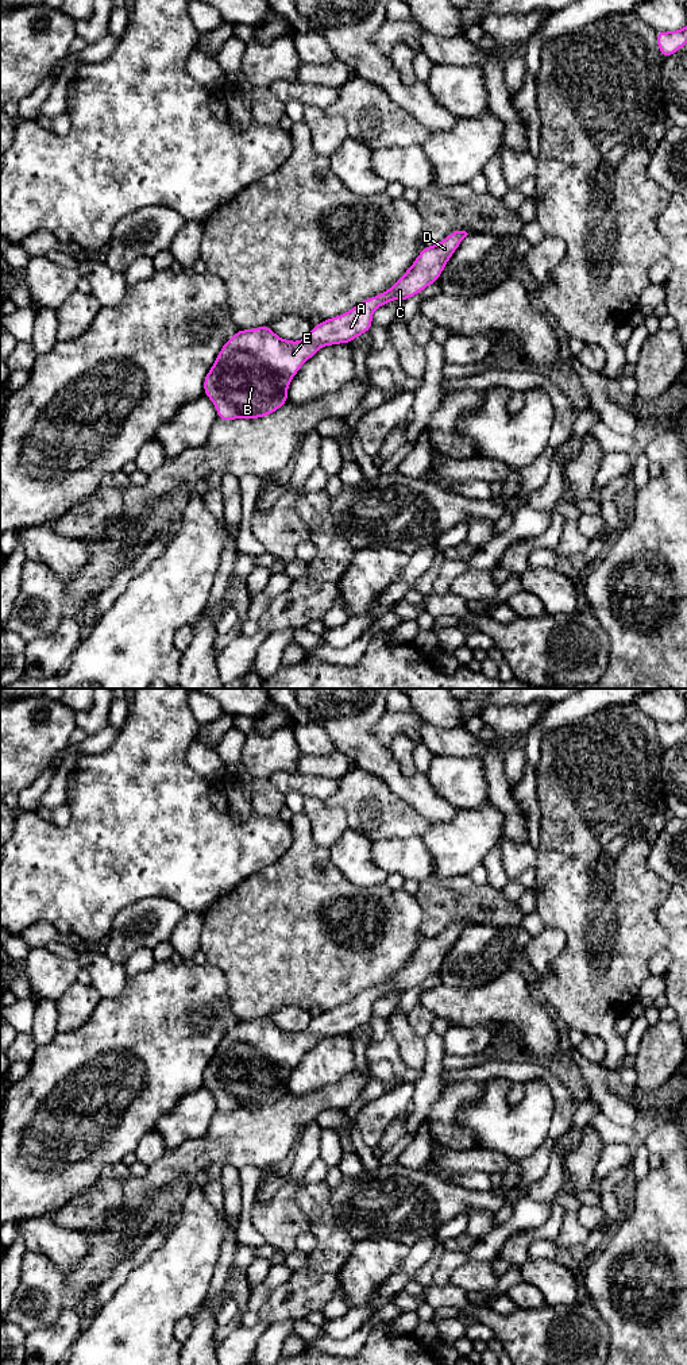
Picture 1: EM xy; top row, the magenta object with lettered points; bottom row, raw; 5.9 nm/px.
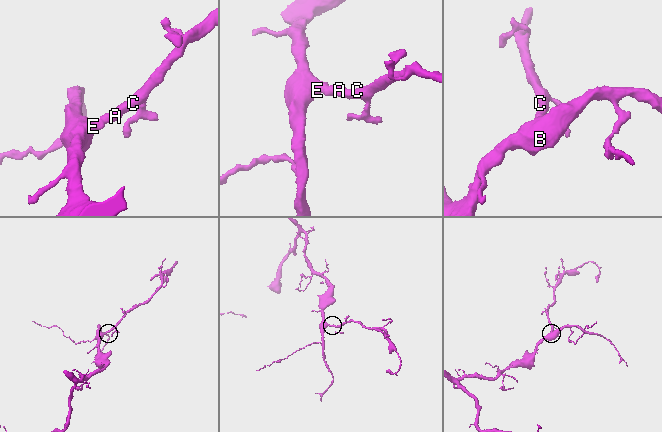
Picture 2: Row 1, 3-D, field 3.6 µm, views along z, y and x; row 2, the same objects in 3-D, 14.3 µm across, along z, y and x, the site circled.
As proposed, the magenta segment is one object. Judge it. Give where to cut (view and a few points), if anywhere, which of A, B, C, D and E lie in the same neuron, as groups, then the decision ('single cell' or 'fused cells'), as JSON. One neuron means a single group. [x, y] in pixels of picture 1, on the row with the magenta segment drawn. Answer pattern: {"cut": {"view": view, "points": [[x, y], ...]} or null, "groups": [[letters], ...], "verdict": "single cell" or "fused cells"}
{"cut": null, "groups": [["A", "B", "C", "D", "E"]], "verdict": "single cell"}

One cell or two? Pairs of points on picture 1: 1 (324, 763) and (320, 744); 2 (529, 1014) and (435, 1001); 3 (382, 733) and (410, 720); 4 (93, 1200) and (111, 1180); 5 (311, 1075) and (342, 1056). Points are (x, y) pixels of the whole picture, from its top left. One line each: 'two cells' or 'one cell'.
1: two cells
2: one cell
3: one cell
4: one cell
5: one cell

